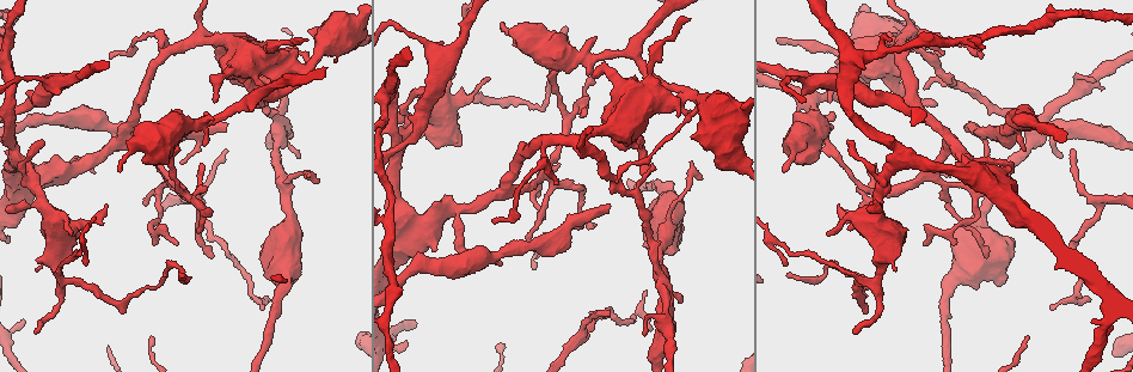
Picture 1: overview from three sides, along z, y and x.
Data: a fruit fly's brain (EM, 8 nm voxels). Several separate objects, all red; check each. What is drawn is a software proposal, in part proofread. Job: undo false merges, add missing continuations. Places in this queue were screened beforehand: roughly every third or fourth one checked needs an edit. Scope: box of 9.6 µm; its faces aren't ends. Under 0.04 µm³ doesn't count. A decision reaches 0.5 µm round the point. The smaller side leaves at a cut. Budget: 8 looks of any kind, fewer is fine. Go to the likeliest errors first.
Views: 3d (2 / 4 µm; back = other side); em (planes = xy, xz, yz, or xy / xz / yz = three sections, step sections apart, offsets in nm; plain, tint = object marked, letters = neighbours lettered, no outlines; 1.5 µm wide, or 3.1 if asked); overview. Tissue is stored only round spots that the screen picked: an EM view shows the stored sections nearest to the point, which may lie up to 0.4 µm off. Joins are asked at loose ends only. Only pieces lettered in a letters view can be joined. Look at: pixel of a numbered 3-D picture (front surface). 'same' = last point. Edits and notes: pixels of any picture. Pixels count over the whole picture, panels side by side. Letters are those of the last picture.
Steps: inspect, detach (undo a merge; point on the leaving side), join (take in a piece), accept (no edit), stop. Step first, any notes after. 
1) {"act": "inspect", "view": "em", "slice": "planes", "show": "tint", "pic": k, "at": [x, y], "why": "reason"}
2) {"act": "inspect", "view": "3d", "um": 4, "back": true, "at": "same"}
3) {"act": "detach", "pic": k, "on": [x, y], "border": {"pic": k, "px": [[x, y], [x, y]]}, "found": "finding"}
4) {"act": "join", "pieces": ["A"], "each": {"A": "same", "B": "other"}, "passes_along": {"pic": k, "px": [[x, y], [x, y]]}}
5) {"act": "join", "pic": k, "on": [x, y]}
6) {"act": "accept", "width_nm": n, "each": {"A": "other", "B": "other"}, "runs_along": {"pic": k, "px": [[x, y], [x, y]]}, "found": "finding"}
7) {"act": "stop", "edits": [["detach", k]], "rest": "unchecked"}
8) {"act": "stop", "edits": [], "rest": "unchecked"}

{"act": "inspect", "view": "3d", "um": 2, "pic": 1, "at": [691, 96], "why": "arms part here"}

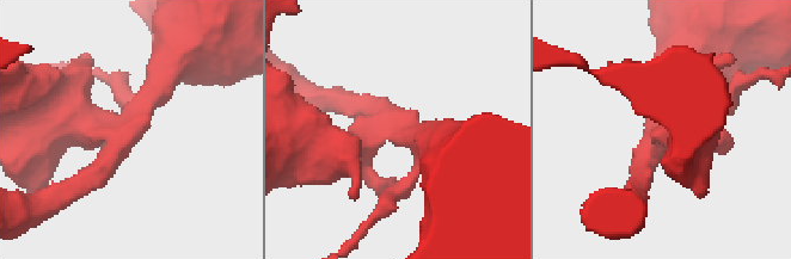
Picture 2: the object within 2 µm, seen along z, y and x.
{"act": "inspect", "view": "em", "slice": "planes", "show": "letters", "pic": 2, "at": [663, 134], "why": "need the tissue"}

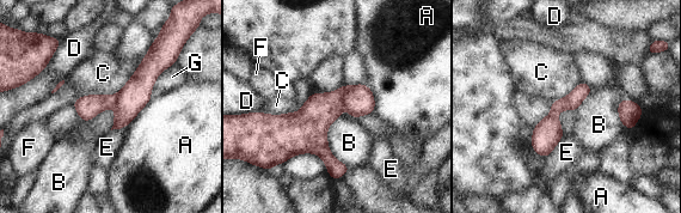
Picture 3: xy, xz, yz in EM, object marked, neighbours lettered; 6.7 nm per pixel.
{"act": "detach", "pic": 3, "on": [357, 99], "each": {"A": "other", "B": "other", "C": "other", "D": "other", "E": "other", "F": "other", "G": "other"}, "border": {"pic": 3, "px": [[339, 89], [344, 107]]}, "found": "two cells meet here"}

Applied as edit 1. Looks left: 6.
{"act": "inspect", "view": "overview"}

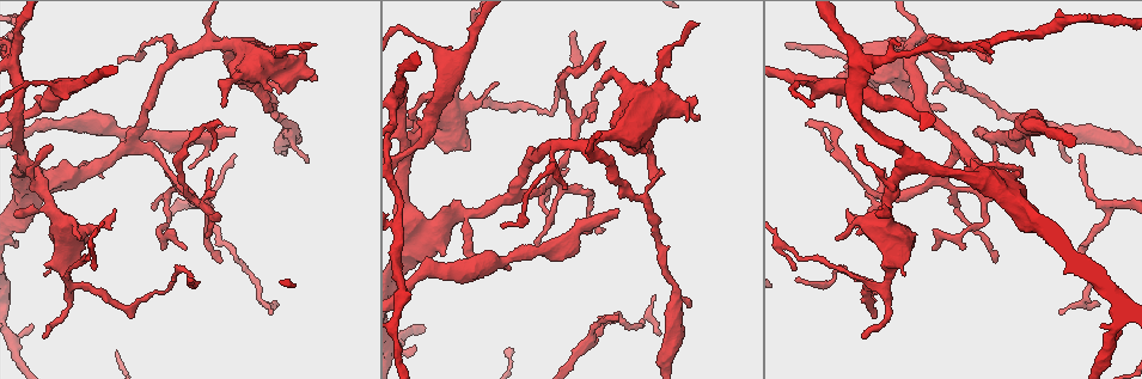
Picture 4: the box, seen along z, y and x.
{"act": "inspect", "view": "3d", "um": 2, "pic": 4, "at": [837, 241], "why": "an open end"}

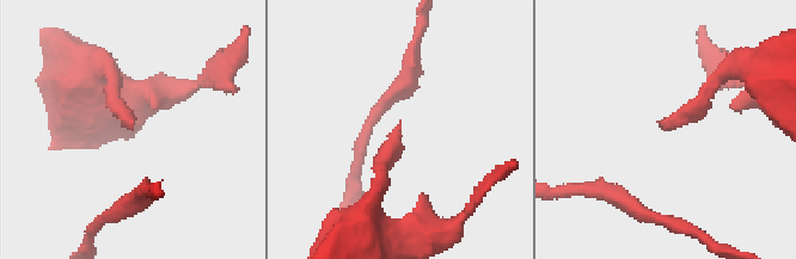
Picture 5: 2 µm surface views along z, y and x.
{"act": "inspect", "view": "em", "slice": "yz", "step": 4, "show": "letters", "pic": 5, "at": [127, 129]}

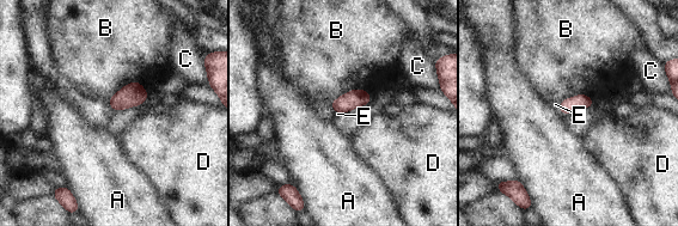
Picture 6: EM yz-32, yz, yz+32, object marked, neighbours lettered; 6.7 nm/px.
{"act": "join", "pieces": ["E"], "each": {"A": "other", "B": "other", "C": "other", "D": "other", "E": "same"}, "passes_along": {"pic": 6, "px": [[581, 101], [564, 112], [555, 104]]}, "found": "it goes on there"}

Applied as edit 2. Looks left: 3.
{"act": "inspect", "view": "em", "slice": "planes", "show": "letters", "pic": 4, "at": [207, 42], "why": "small branch off a trunk"}

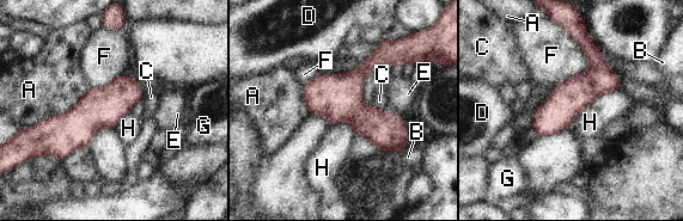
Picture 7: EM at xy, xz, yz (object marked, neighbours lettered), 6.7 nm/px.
{"act": "accept", "each": {"A": "other", "B": "other", "C": "other", "D": "other", "E": "other", "F": "other", "G": "other", "H": "other"}, "border": {"pic": 7, "px": [[619, 88], [598, 96], [567, 127]]}, "found": "all the same cell"}

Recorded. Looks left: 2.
{"act": "stop", "edits": [["detach", 3], ["join", 6]], "rest": "unchecked"}

